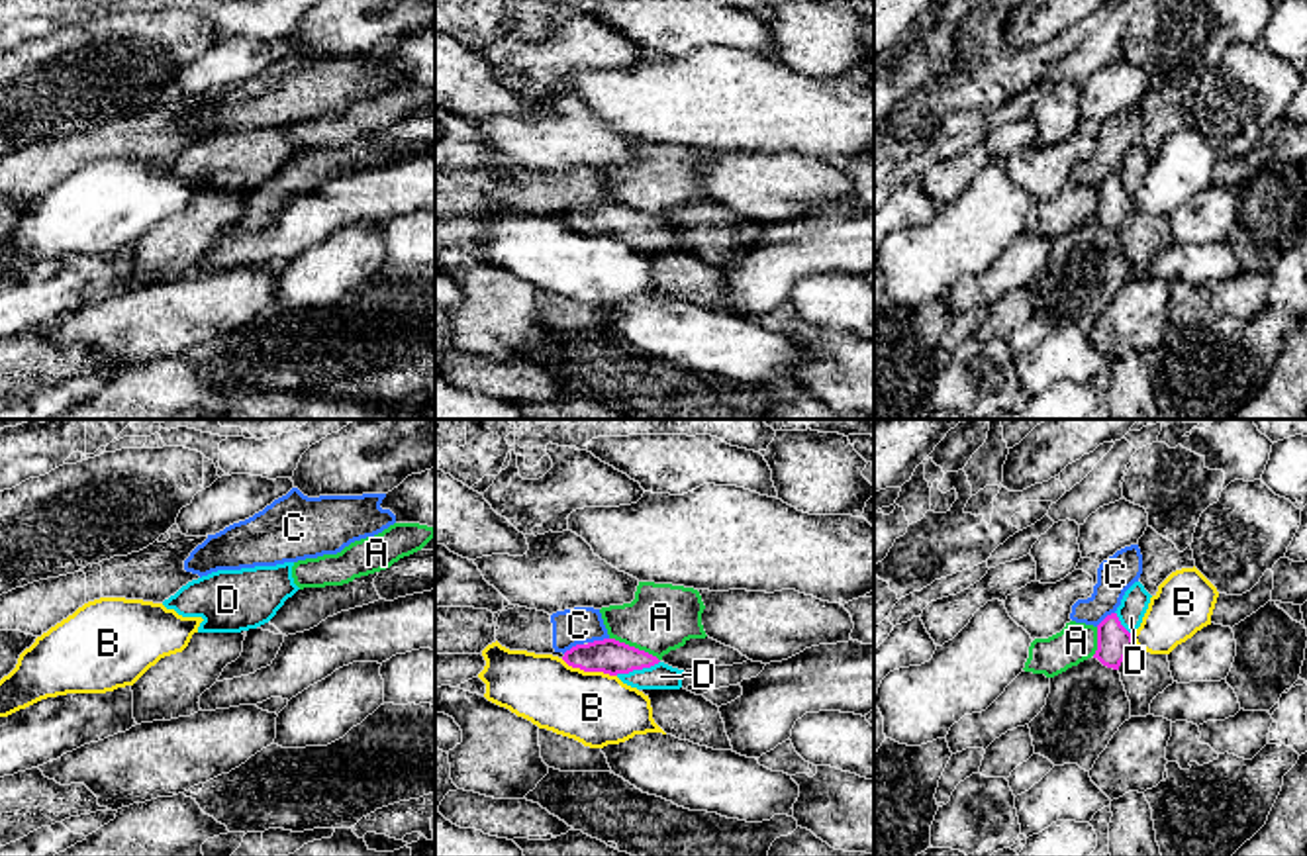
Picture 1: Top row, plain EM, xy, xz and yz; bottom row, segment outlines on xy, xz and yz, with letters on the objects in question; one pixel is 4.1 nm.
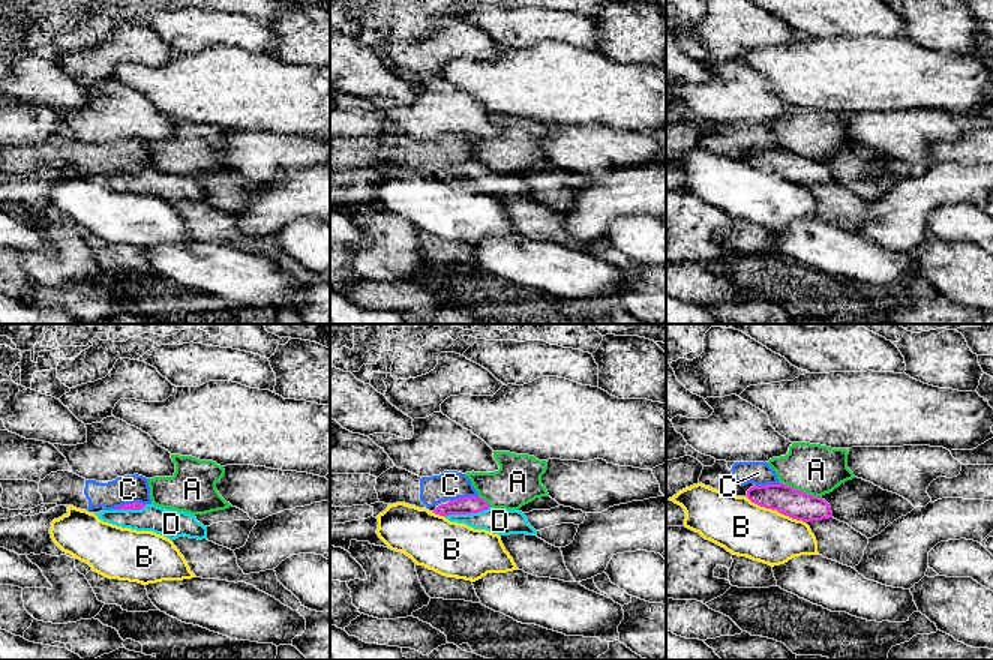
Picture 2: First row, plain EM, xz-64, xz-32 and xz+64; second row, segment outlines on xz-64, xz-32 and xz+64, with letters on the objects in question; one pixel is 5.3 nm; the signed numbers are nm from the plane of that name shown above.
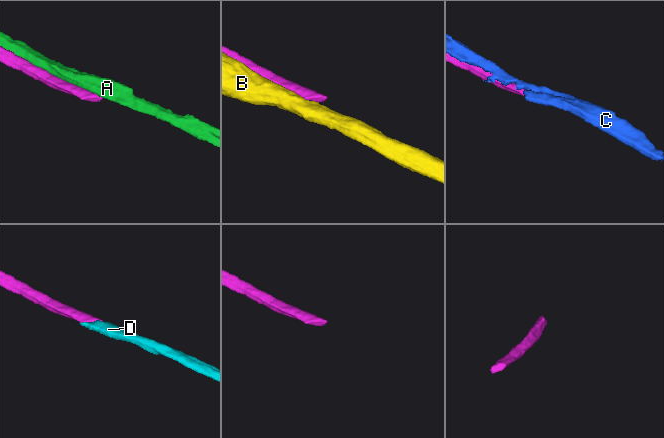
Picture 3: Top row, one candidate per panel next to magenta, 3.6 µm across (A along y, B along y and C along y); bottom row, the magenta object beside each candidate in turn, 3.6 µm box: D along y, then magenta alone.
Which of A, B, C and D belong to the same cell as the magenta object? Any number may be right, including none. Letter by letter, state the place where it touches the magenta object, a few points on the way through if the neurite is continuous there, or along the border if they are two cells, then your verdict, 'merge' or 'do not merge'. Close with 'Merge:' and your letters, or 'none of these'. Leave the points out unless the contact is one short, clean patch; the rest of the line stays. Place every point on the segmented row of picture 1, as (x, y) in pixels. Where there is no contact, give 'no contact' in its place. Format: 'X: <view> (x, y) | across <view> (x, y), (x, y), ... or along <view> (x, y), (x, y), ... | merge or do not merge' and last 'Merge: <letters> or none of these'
A: xz (633, 647) | do not merge
B: xz (588, 670) | do not merge
C: xz (598, 641) | do not merge
D: xz (637, 668) | across xz (610, 657), (637, 668), (661, 676) | merge
Merge: D

